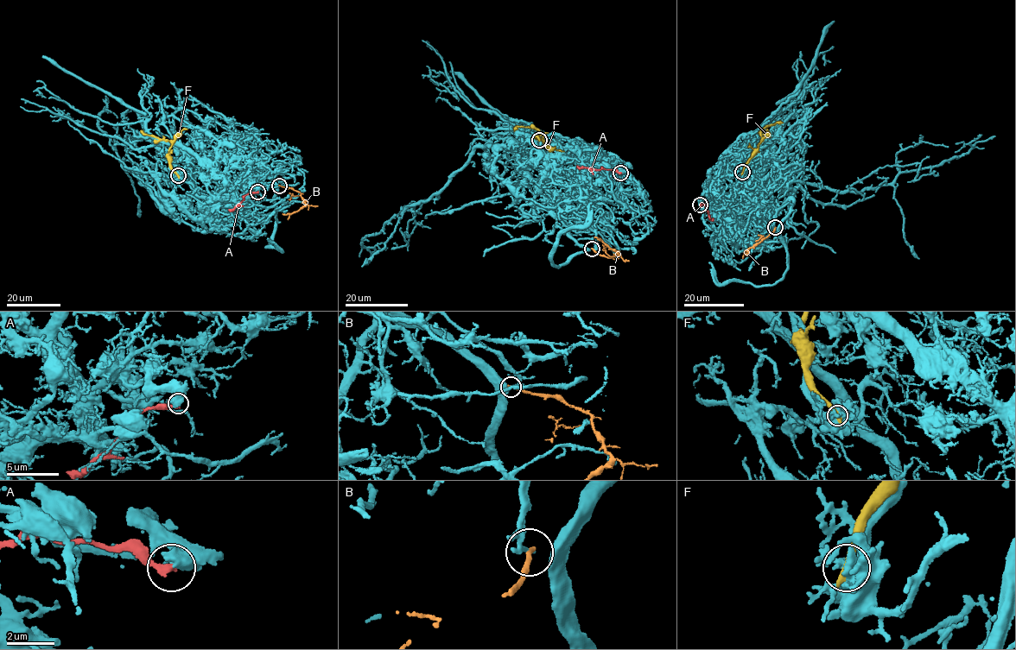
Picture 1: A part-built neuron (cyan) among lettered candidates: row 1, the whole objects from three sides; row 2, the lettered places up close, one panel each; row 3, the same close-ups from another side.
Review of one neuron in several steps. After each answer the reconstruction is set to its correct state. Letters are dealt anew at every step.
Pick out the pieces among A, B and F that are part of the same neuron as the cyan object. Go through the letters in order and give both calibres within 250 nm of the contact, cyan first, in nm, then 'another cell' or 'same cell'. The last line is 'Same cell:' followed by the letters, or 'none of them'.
A: 650 nm thick on the cyan side, 320 nm on the other; another cell
B: 70 nm thick on the cyan side, 200 nm on the other; another cell
F: 480 nm thick on the cyan side, 400 nm on the other; another cell
Same cell: none of them

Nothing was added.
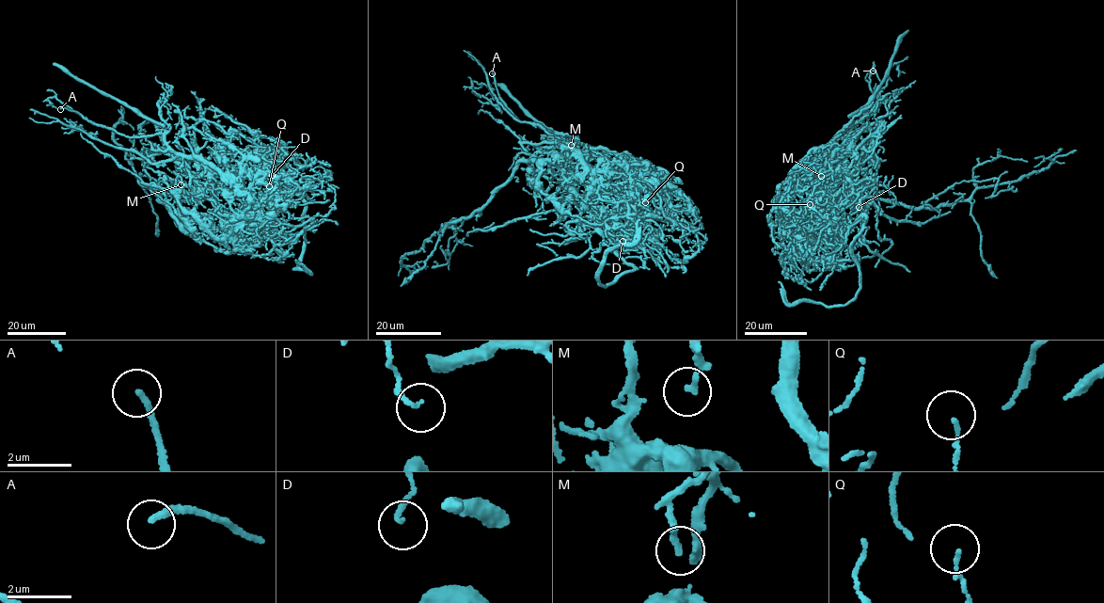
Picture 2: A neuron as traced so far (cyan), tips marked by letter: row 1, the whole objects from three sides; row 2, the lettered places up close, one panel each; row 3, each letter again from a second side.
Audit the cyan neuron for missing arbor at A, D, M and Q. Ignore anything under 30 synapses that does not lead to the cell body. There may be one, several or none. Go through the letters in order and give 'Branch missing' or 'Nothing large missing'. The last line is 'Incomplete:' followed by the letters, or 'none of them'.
A: Nothing large missing
D: Nothing large missing
M: Nothing large missing
Q: Nothing large missing
Incomplete: none of them

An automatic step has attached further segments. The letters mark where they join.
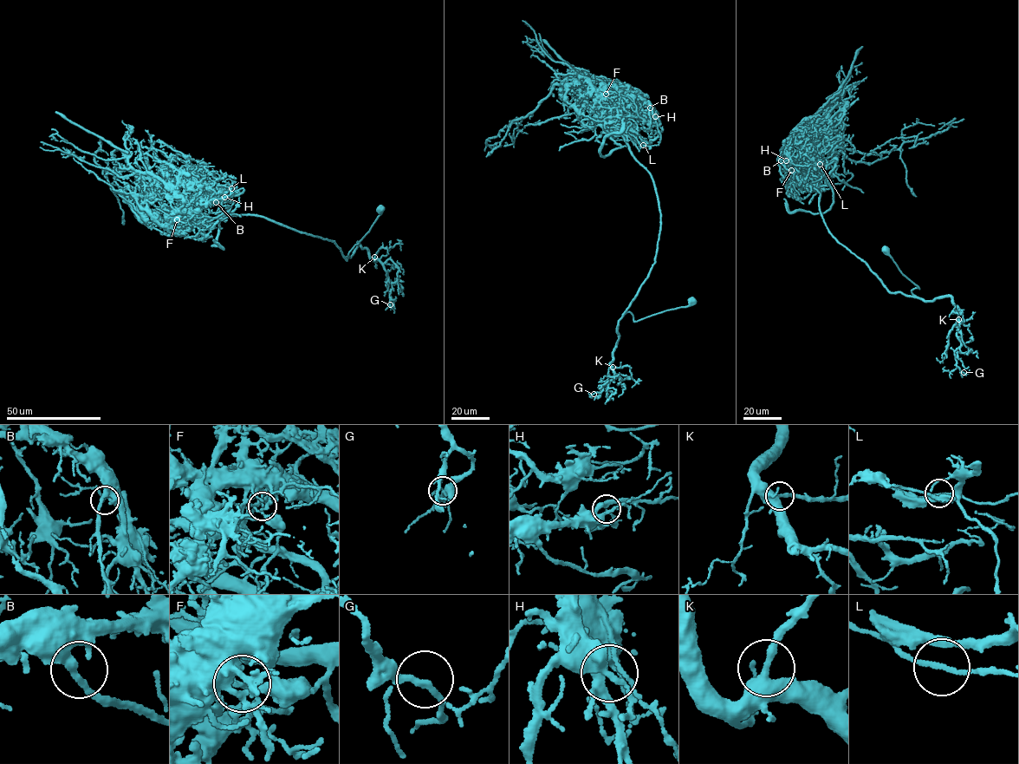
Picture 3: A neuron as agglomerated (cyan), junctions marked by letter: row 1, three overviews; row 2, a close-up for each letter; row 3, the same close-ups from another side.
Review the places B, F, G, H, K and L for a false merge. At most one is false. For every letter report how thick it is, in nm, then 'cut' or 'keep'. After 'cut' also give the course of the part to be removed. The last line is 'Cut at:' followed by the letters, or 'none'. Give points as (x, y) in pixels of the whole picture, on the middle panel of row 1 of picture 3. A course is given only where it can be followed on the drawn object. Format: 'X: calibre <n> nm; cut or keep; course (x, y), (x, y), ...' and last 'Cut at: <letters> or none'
B: calibre 260 nm; keep
F: calibre 170 nm; cut; course (606, 94), (652, 175), (661, 222), (655, 261), (619, 321), (609, 362), (629, 378), (610, 376), (618, 374)
G: calibre 240 nm; keep
H: calibre 280 nm; keep
K: calibre 360 nm; keep
L: calibre 150 nm; keep
Cut at: F

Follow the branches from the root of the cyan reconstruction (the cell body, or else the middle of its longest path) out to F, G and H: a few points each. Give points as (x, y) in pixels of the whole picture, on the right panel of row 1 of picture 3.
F: (885, 251), (918, 287), (911, 290), (914, 297), (890, 292), (837, 242), (822, 218), (821, 195), (791, 170)
G: (885, 251), (918, 287), (911, 293), (927, 301), (950, 296), (957, 305), (961, 346), (955, 358), (963, 372)
H: (885, 251), (918, 287), (914, 297), (890, 292), (837, 242), (821, 195), (778, 158), (786, 160)

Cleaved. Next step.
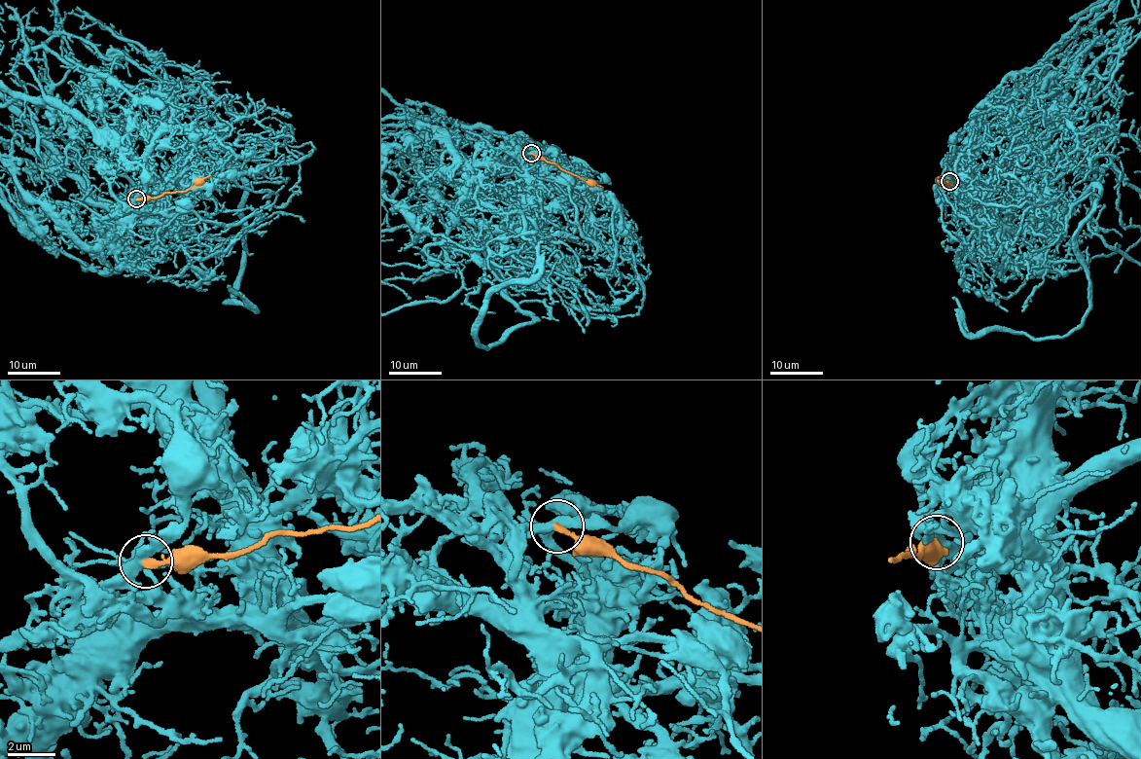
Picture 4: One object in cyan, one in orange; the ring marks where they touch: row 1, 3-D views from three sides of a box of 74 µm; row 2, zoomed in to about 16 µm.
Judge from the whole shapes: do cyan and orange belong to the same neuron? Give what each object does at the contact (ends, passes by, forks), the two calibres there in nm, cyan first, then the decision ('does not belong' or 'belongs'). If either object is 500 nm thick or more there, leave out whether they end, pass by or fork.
cyan passes by; orange ends there; 380 nm thick on the cyan side, 260 nm on the other; does not belong

